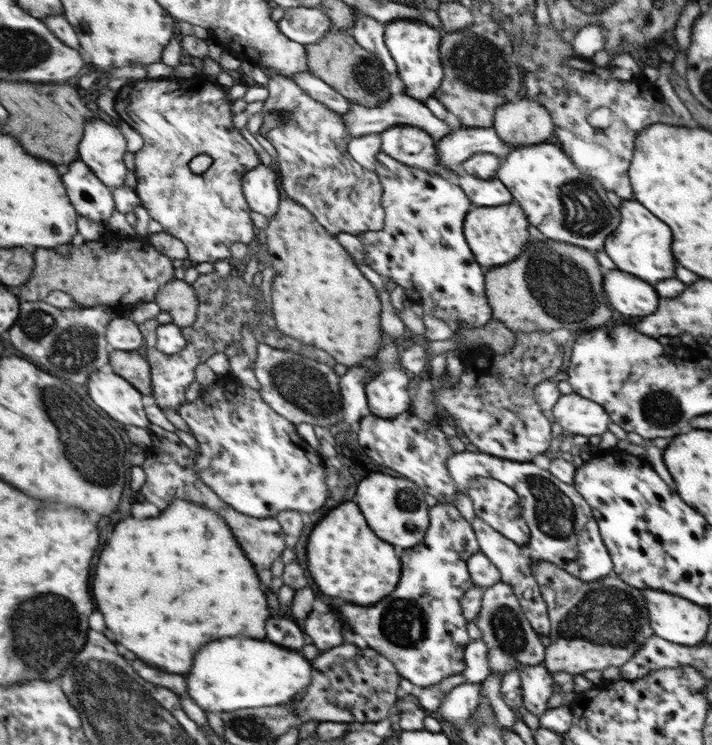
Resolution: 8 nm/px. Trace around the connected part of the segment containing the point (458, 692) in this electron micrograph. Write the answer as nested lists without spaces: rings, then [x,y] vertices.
[[[464,683],[445,694],[435,714],[447,722],[459,724],[469,718],[472,710],[479,703],[481,684]]]

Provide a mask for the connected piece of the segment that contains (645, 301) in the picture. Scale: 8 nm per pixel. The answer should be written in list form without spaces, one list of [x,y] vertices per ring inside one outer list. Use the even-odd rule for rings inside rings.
[[[609,270],[603,288],[607,288],[607,301],[611,300],[611,308],[623,316],[647,316],[657,308],[655,290],[627,272]]]

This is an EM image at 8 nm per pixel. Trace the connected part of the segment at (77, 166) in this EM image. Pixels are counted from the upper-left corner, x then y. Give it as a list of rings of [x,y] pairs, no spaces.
[[[80,158],[63,170],[63,182],[78,213],[105,227],[109,226],[111,214],[116,210],[113,189]]]

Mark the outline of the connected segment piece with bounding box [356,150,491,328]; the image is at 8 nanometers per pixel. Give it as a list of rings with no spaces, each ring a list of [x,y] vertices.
[[[381,150],[375,158],[373,170],[383,188],[381,206],[385,210],[385,223],[381,230],[356,234],[363,246],[363,262],[384,281],[391,280],[411,303],[421,306],[422,312],[443,320],[449,327],[457,327],[457,322],[465,322],[467,327],[485,325],[491,318],[491,308],[483,294],[483,274],[464,238],[465,214],[471,208],[469,198],[455,181],[437,173],[407,166]]]

